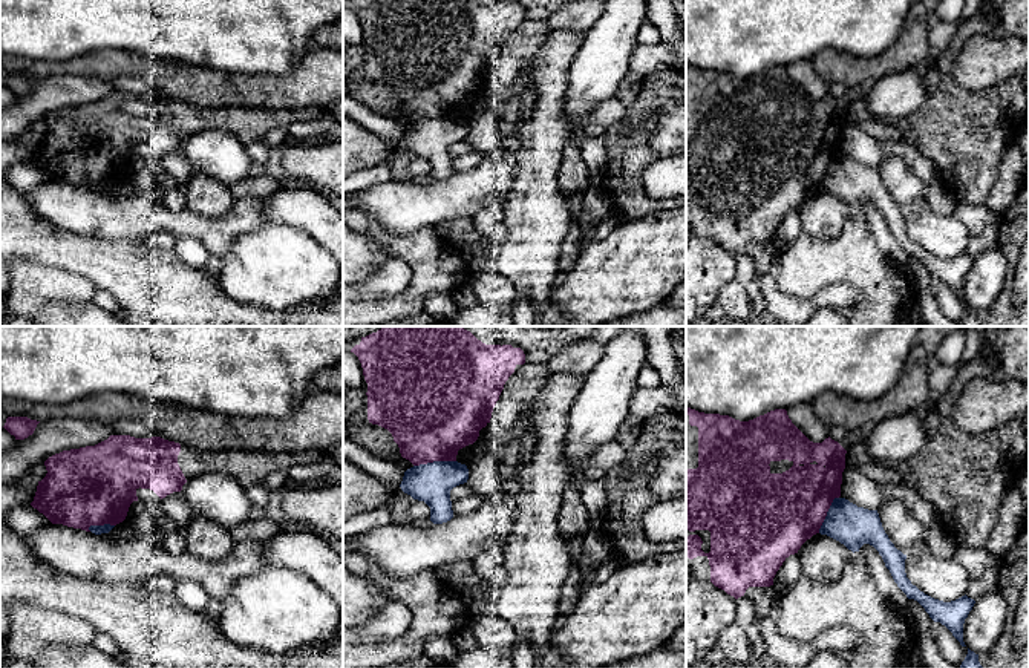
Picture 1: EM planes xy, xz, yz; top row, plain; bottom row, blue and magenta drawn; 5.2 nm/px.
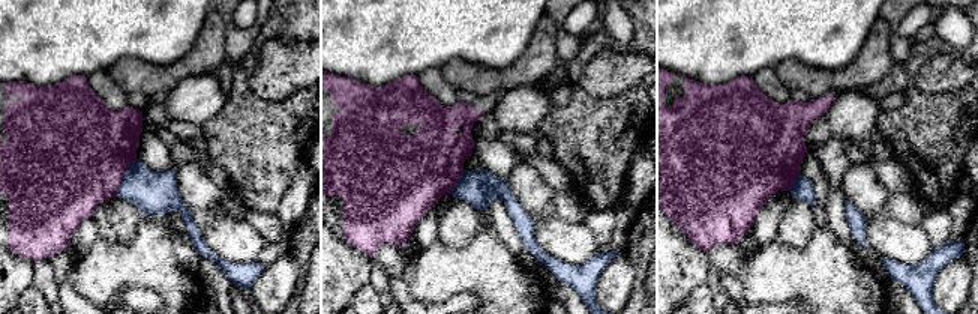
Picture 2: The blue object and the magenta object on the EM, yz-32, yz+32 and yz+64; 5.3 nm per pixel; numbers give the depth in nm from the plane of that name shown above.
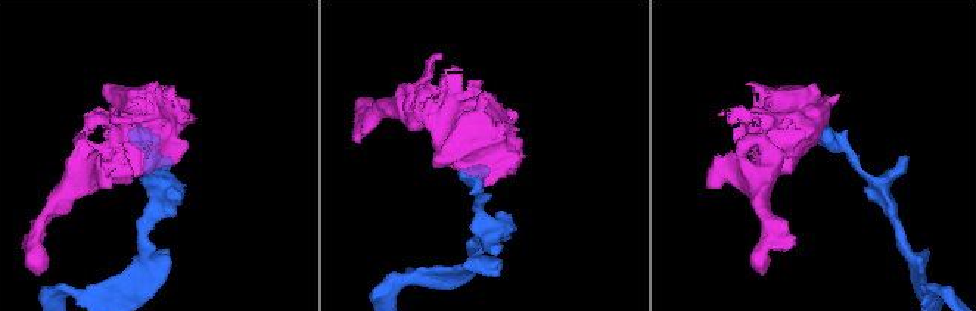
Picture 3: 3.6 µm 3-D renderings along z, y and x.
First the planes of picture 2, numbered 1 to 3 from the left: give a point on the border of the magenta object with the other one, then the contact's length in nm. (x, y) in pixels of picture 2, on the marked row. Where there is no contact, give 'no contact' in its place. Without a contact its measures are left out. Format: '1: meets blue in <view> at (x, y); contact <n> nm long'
1: meets blue in yz-32 at (123, 178); contact 240 nm long
2: meets blue in yz+32 at (458, 182); contact 150 nm long
3: meets blue in yz+64 at (794, 182); contact 120 nm long

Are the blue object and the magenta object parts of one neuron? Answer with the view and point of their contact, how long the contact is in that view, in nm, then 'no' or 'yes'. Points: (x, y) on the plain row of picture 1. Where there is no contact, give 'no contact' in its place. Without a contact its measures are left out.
meets blue in xz at (434, 118); contact 220 nm long; no

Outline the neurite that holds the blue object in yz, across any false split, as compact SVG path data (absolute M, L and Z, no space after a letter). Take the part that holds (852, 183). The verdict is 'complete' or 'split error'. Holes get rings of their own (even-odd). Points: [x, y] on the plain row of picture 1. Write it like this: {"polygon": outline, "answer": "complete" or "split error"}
{"polygon": "M835 155L819 190L839 198L853 210L859 208L864 201L873 202L906 254L917 257L934 279L945 282L960 302L966 303L963 299L963 280L975 257L965 251L956 257L943 259L913 242L905 230L906 211L890 198L877 167L858 164L845 155Z", "answer": "complete"}

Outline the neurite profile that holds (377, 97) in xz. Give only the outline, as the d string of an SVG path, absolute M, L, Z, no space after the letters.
M343 75L343 90L377 115L394 120L404 127L413 124L409 116L401 113L392 90L378 81L363 80L357 84L351 84L346 75Z

